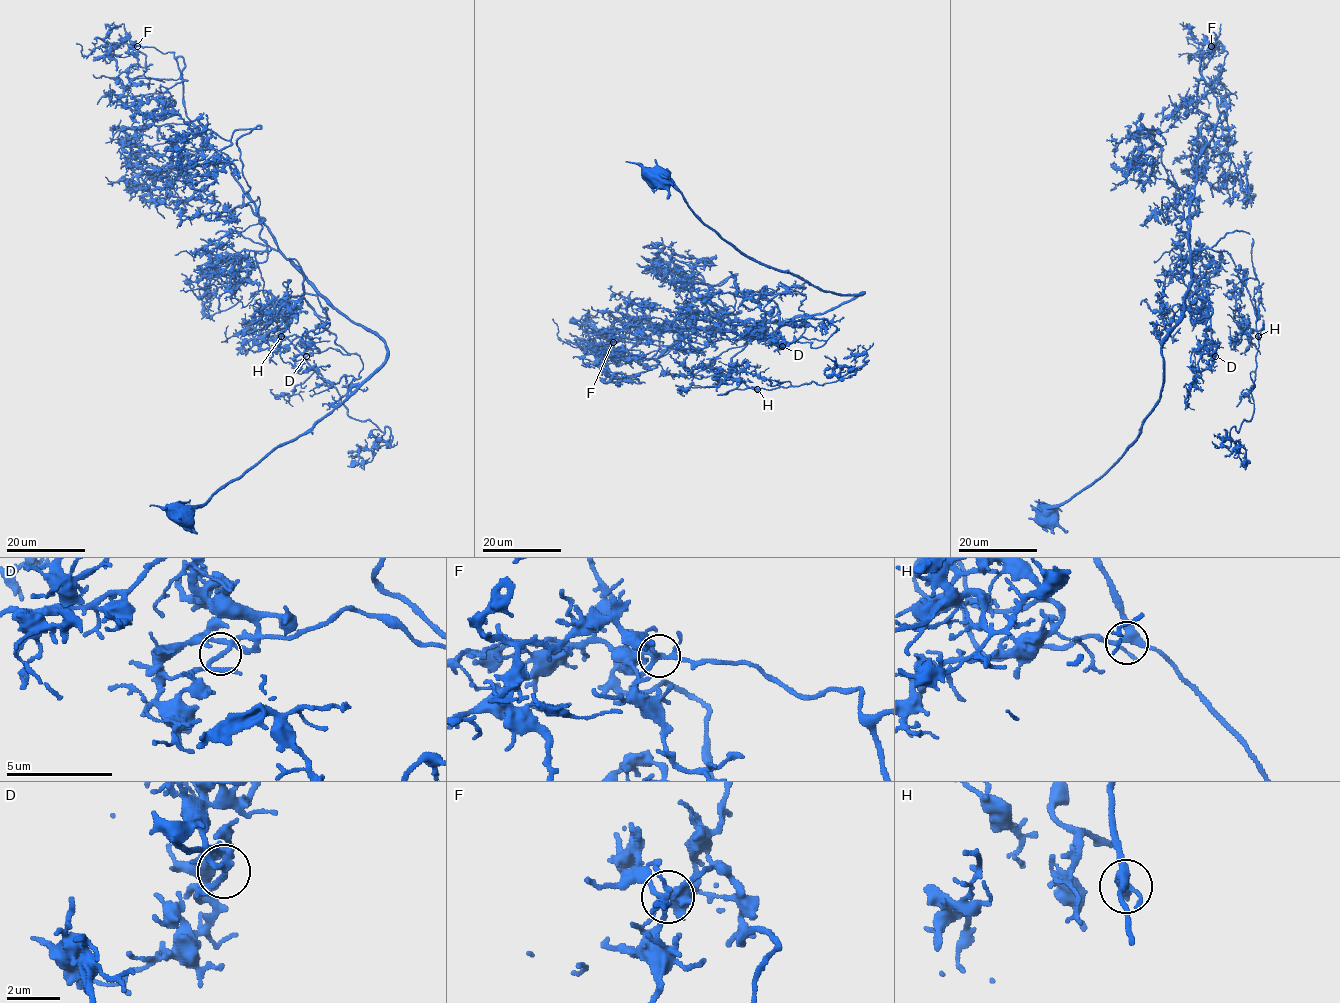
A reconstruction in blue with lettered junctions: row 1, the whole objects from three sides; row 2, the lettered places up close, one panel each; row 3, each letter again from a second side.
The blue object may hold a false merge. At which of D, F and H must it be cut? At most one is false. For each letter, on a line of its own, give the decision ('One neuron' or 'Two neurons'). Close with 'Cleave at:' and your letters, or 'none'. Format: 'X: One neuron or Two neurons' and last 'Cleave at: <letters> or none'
D: One neuron
F: One neuron
H: One neuron
Cleave at: none

